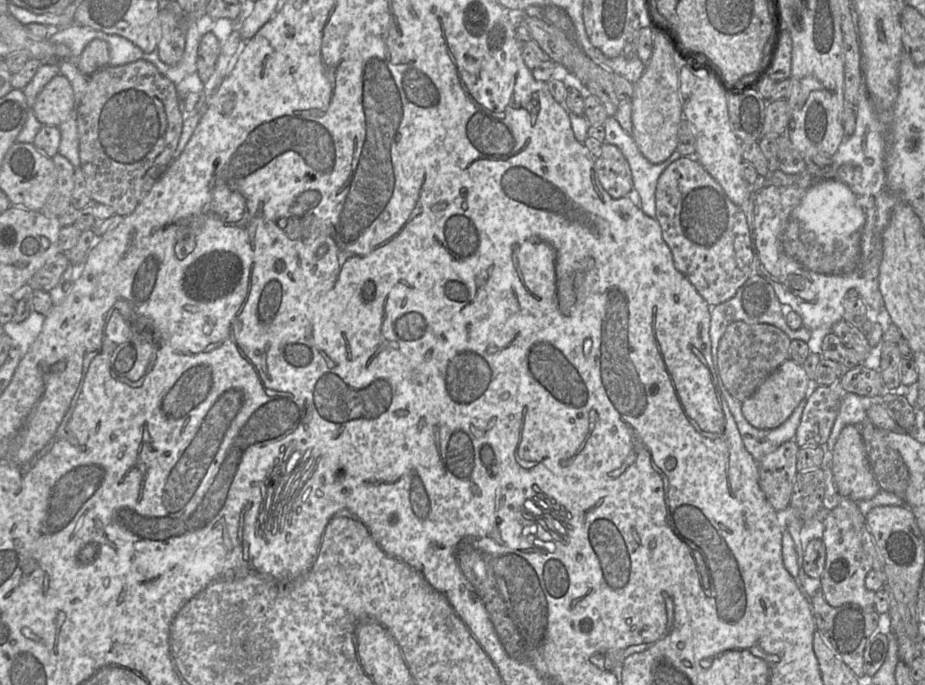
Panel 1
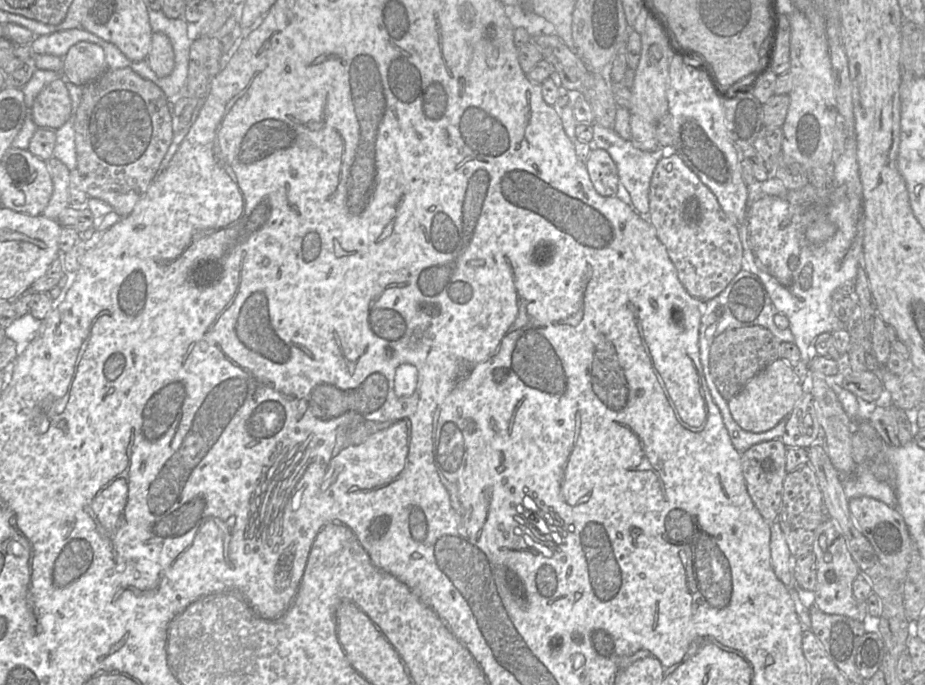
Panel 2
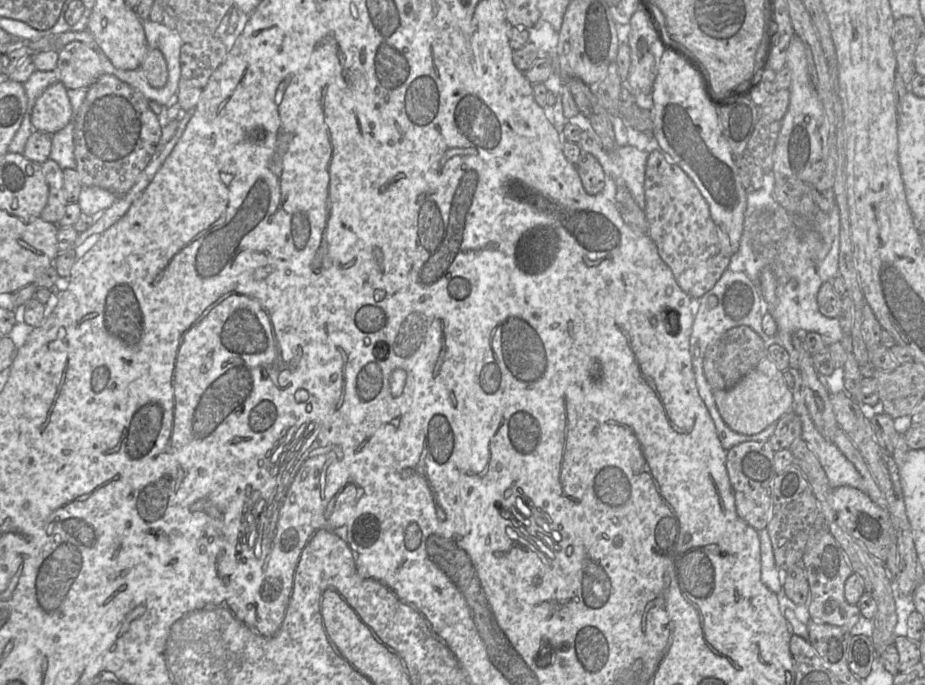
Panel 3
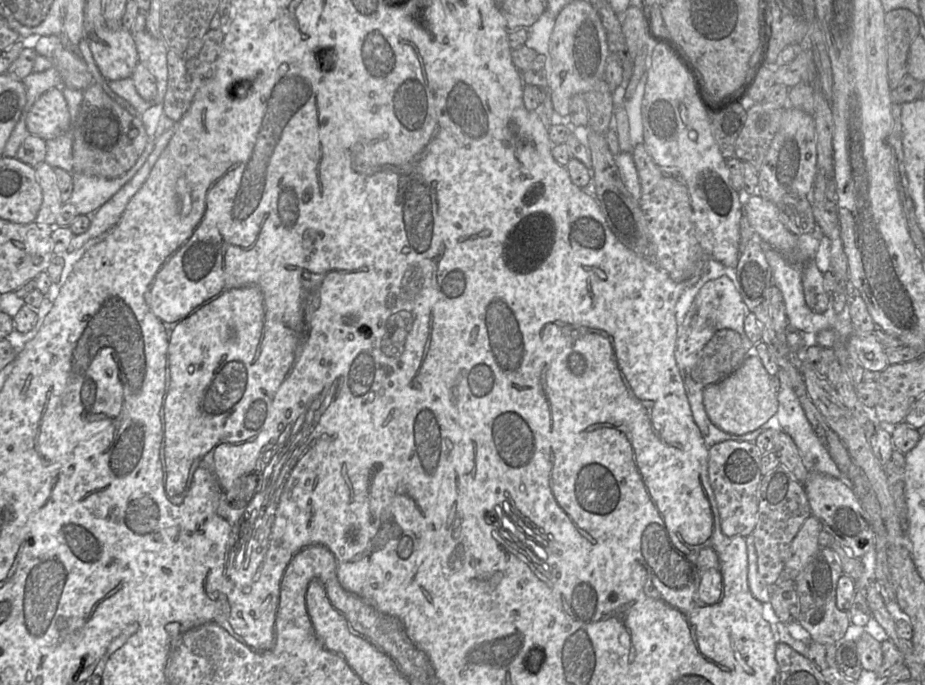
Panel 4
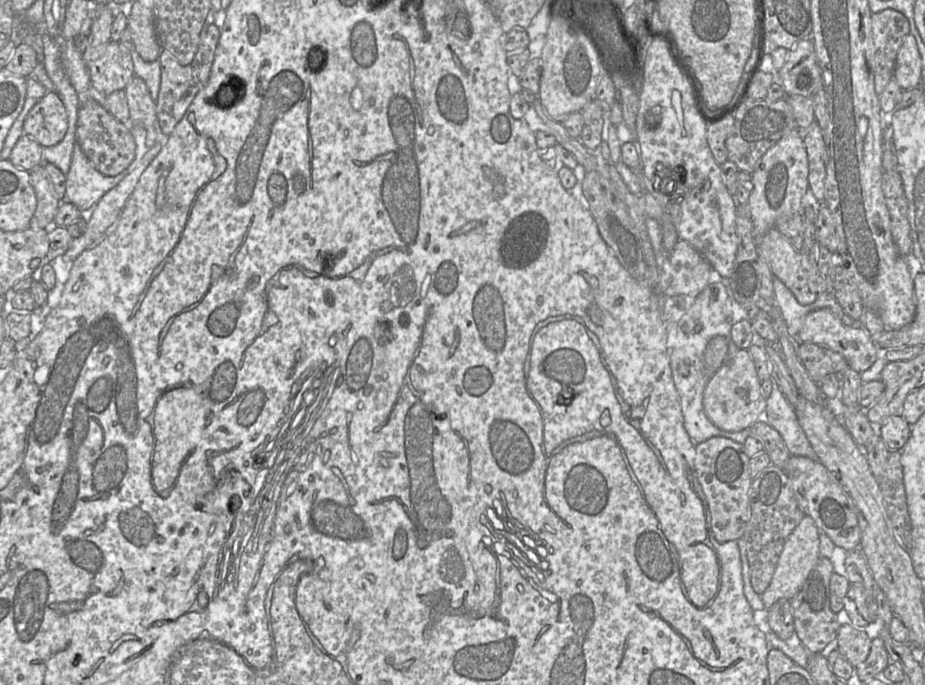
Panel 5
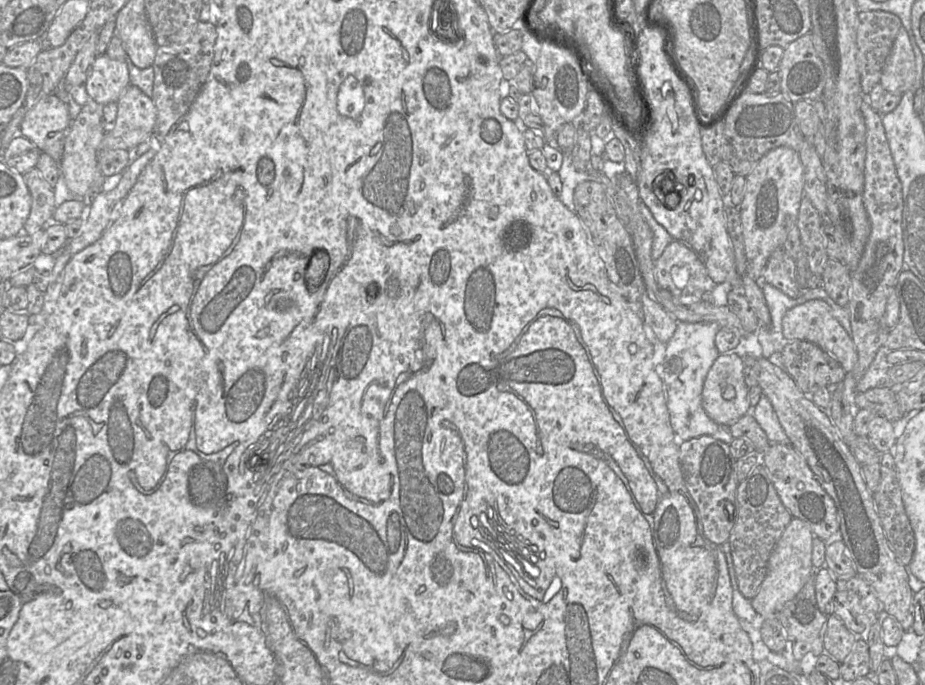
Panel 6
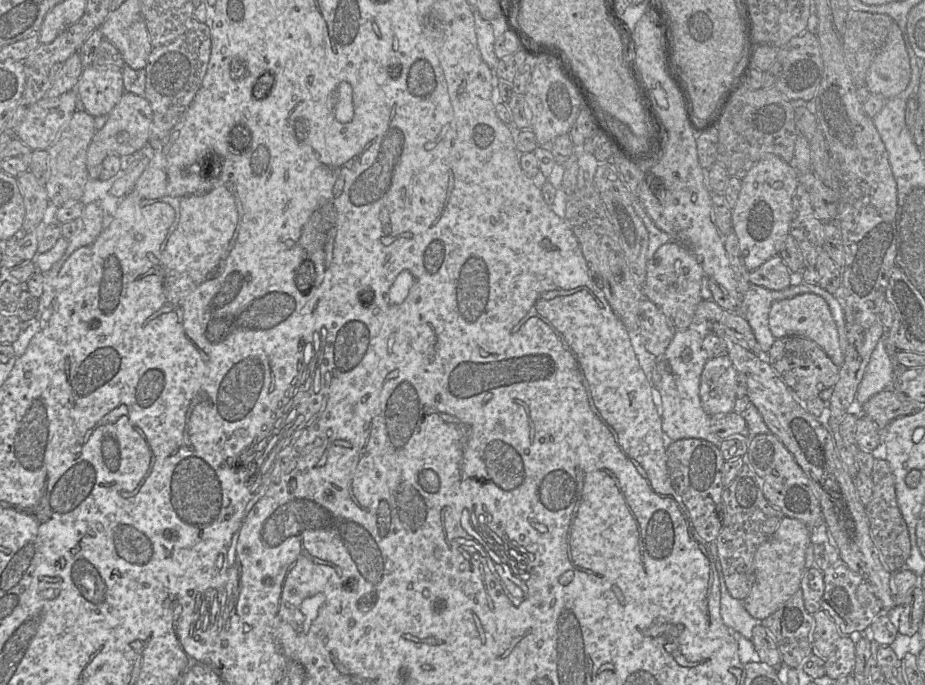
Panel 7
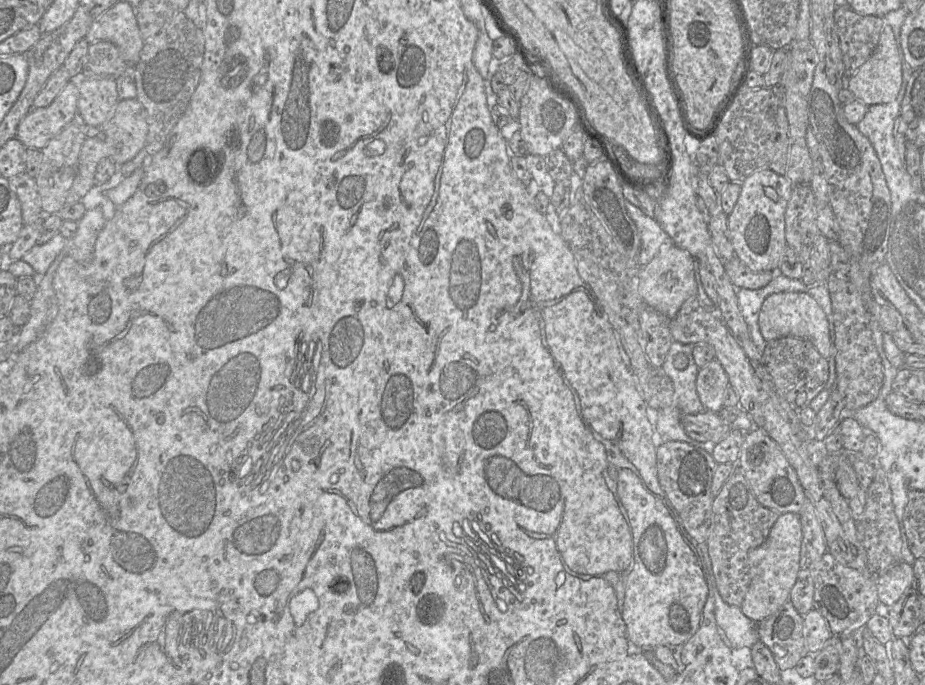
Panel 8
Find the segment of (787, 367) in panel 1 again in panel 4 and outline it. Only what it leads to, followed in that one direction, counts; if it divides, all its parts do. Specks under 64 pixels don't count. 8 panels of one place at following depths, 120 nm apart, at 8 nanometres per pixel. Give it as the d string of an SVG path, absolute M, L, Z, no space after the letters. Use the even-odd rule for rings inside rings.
M747 356L739 368L719 383L704 389L704 407L711 422L722 431L744 435L759 429L778 410L777 393L771 387L771 375L758 356Z

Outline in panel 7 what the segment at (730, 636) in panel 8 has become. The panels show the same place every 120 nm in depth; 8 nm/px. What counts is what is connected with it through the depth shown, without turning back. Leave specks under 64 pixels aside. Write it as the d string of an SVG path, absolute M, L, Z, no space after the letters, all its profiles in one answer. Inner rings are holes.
M720 568L719 580L720 613L723 623L730 631L739 635L739 637L751 640L753 629L759 622L748 613L743 605L743 601L734 599L729 594Z

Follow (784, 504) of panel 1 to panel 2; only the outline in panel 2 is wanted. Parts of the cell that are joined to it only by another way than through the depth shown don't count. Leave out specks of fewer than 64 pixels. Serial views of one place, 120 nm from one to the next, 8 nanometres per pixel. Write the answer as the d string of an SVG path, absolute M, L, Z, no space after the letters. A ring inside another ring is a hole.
M770 440L755 444L740 454L741 472L747 493L761 516L770 524L777 520L781 507L783 482L787 474L787 448L781 440Z

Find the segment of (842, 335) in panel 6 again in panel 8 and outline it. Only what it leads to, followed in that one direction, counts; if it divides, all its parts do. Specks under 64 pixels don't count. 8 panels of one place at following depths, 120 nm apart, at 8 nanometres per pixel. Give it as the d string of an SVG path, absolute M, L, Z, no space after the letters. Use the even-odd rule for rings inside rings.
M780 292L769 295L761 306L758 324L766 342L784 336L799 337L810 341L825 359L831 355L827 317L816 300L804 292Z

